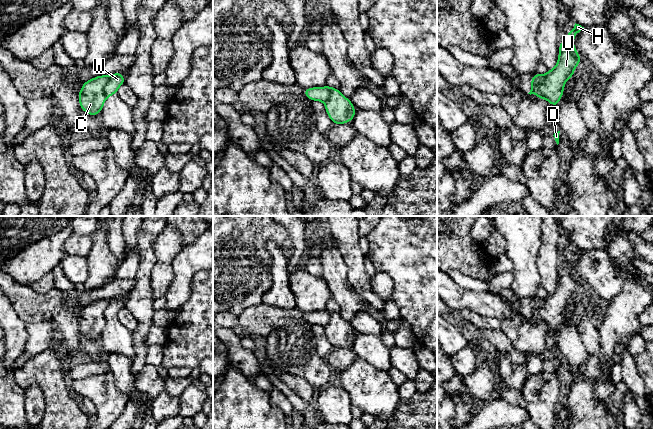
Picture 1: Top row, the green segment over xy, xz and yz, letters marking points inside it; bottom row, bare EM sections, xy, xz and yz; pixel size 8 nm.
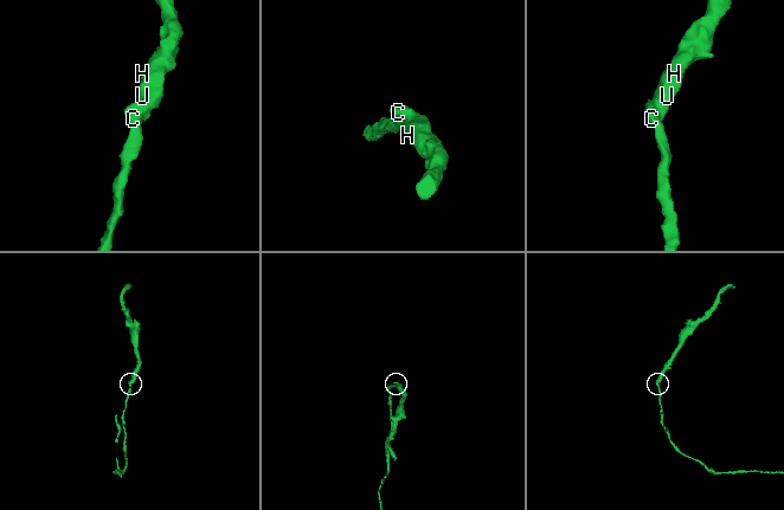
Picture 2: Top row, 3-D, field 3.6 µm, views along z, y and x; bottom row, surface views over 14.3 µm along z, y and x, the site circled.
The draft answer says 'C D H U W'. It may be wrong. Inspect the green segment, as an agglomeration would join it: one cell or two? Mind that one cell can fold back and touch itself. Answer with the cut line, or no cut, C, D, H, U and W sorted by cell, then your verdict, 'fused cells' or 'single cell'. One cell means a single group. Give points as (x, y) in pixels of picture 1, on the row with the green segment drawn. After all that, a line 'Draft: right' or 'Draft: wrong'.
xy (109, 75), (104, 88), (104, 95), (106, 97) | C D / H U W | fused cells
Draft: wrong

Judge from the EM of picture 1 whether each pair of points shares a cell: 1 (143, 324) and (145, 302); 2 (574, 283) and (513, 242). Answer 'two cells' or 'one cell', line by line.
1: one cell
2: two cells

